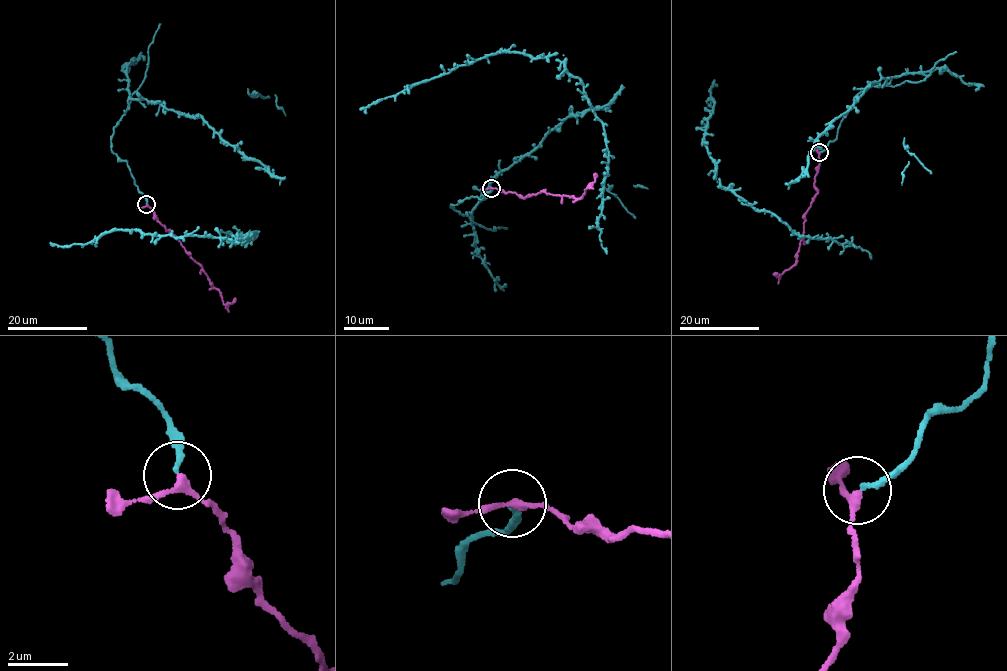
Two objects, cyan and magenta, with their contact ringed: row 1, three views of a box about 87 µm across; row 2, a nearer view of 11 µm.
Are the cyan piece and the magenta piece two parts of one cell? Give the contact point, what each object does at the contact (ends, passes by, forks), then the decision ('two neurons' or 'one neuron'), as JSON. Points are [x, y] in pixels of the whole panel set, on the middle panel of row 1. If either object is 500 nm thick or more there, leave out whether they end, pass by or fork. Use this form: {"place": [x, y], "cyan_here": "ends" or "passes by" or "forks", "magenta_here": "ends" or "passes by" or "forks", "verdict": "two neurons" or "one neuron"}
{"place": [491, 188], "cyan_here": "ends", "magenta_here": "passes by", "verdict": "one neuron"}

